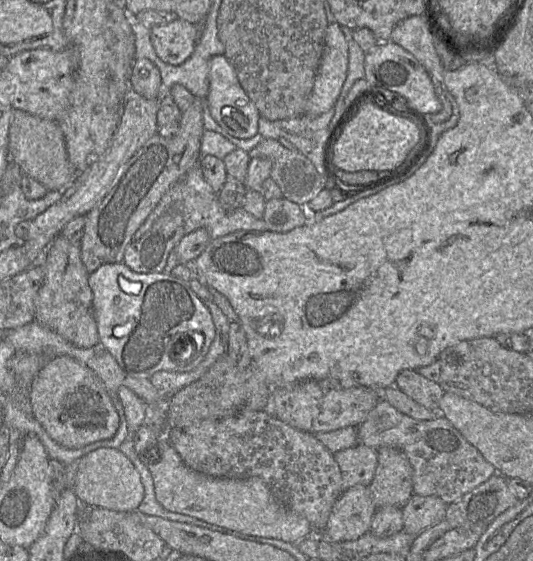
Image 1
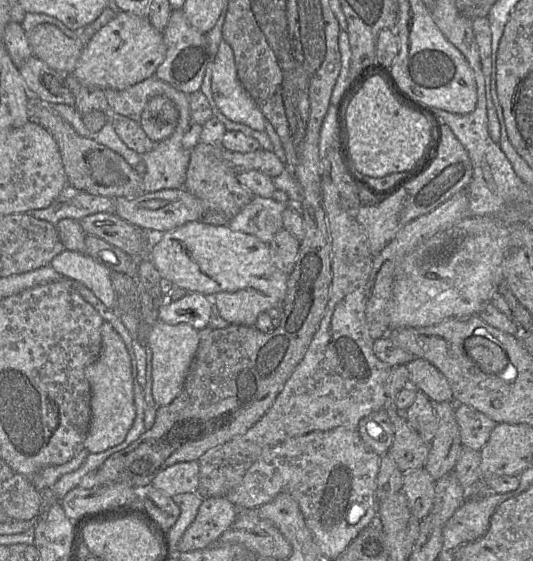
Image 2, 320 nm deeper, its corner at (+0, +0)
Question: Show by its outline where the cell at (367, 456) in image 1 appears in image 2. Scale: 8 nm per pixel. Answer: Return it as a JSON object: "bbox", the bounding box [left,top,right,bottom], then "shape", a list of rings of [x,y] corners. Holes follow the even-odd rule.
{"bbox":[356,408,394,456],"shape":[[[385,408],[362,418],[356,429],[364,444],[379,456],[388,452],[394,440],[393,426]]]}

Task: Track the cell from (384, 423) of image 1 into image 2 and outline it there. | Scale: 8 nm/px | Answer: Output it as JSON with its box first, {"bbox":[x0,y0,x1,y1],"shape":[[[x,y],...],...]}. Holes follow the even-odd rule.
{"bbox":[455,403,496,451],"shape":[[[456,403],[455,418],[462,447],[480,451],[487,443],[496,422],[466,404]]]}

